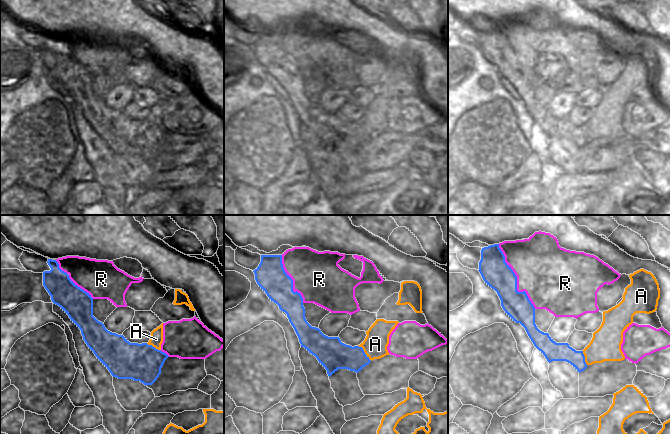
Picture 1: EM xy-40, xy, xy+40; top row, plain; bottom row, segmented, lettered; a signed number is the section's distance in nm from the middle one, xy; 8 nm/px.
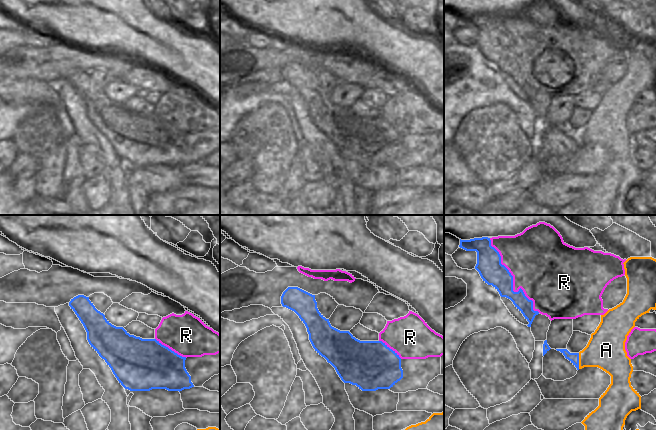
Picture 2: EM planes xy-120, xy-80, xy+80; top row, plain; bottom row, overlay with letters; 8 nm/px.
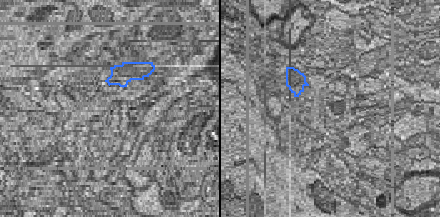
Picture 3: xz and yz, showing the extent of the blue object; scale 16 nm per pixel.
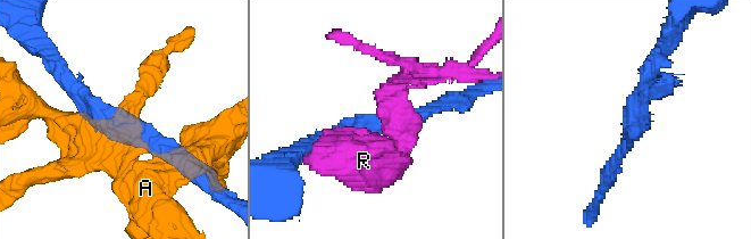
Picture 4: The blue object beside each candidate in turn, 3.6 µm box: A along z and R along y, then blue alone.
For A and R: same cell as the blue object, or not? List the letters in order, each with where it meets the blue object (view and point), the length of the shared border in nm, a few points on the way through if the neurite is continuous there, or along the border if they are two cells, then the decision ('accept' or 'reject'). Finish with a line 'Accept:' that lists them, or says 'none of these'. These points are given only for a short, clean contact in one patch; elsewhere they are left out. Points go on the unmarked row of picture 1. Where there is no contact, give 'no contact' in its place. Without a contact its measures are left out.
A: meets blue in xy at (364, 128); contact 170 nm long; border along xy (358, 121), (371, 136); reject
R: meets blue in xy+40 at (516, 55); contact 600 nm long; reject
Accept: none of these

